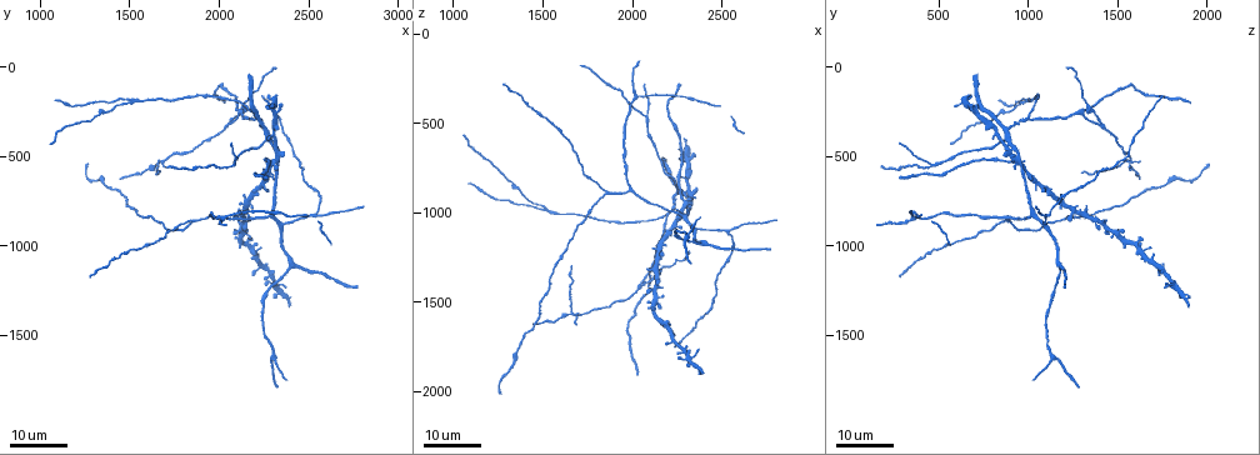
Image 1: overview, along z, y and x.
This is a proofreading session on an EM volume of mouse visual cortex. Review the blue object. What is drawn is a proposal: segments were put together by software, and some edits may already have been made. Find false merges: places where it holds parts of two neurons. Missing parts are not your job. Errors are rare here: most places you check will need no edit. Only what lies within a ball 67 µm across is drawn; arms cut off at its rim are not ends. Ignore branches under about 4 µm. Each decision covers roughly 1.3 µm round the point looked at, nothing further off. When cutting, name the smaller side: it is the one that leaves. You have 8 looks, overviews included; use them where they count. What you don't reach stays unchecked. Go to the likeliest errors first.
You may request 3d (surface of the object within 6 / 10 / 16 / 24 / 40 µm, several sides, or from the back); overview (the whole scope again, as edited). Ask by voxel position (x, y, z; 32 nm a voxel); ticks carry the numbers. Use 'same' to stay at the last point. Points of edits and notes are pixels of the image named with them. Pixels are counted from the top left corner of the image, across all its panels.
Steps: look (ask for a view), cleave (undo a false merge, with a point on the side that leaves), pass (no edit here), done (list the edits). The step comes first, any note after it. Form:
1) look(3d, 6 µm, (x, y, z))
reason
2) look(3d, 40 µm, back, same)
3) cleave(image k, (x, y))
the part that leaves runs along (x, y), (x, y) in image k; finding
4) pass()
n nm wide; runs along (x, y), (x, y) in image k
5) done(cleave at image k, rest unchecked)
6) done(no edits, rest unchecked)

look(3d, 24 µm, (1660, 520, 1560))
looks like a crossing

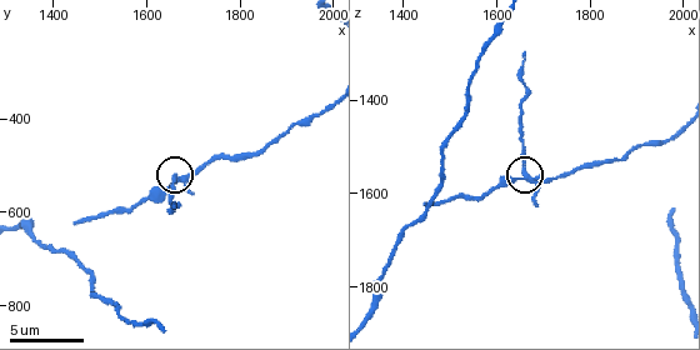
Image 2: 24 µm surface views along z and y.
look(3d, 6 µm, same)

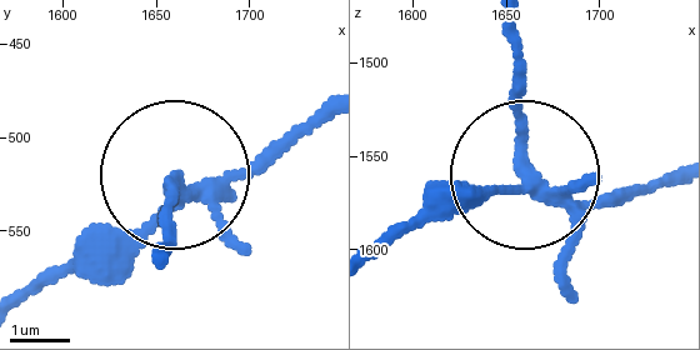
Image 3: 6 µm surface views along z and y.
cleave(image 3, (569, 286))
4 arms; a second neuron is stuck on

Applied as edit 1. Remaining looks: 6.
look(overview)
redraw

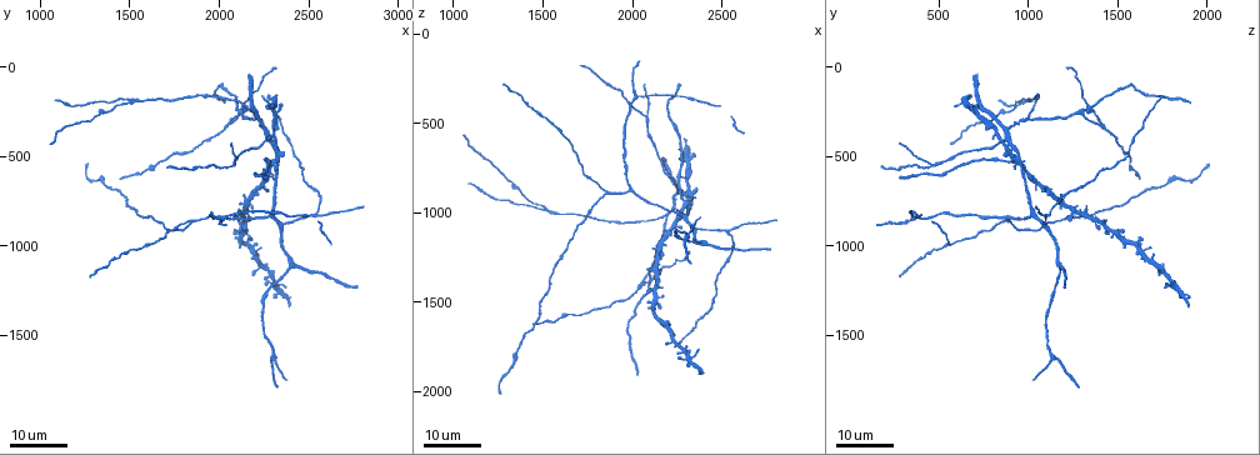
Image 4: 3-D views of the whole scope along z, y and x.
look(3d, 24 µm, (2060, 300, 1400))
a fork

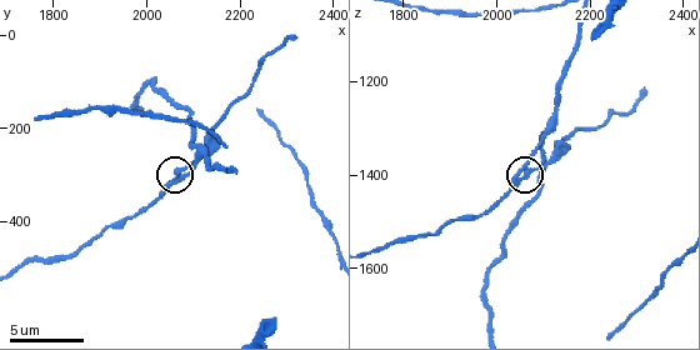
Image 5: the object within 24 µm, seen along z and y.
look(3d, 6 µm, (2060, 300, 1400))
zoom in

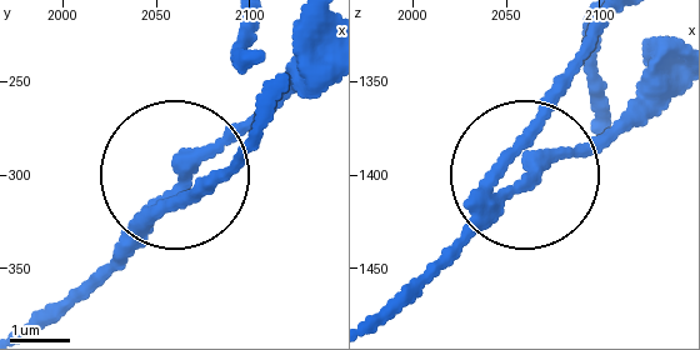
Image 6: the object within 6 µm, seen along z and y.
cleave(image 6, (196, 156))
side arm 15 µm; two neurons meet here

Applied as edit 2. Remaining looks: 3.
look(3d, 24 µm, (2280, 1620, 1160))
two arms in line, one across

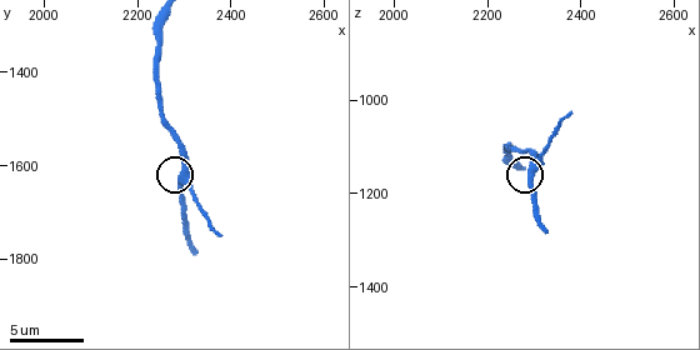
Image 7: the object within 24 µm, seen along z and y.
look(3d, 6 µm, (2295, 1630, 1155))

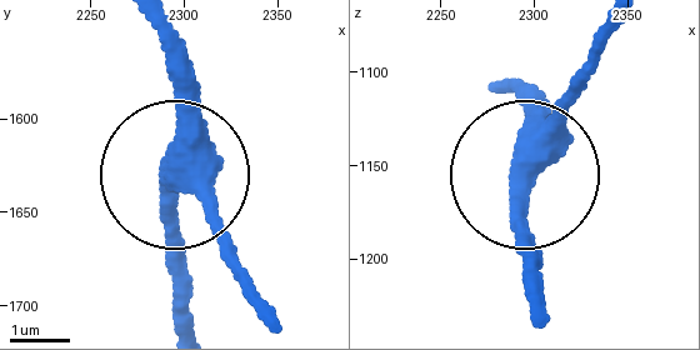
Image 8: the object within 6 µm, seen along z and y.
pass()
side arm 6 µm; 3 arms; one neuron here

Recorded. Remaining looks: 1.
done(cleave at image 3, cleave at image 6, rest unchecked)

